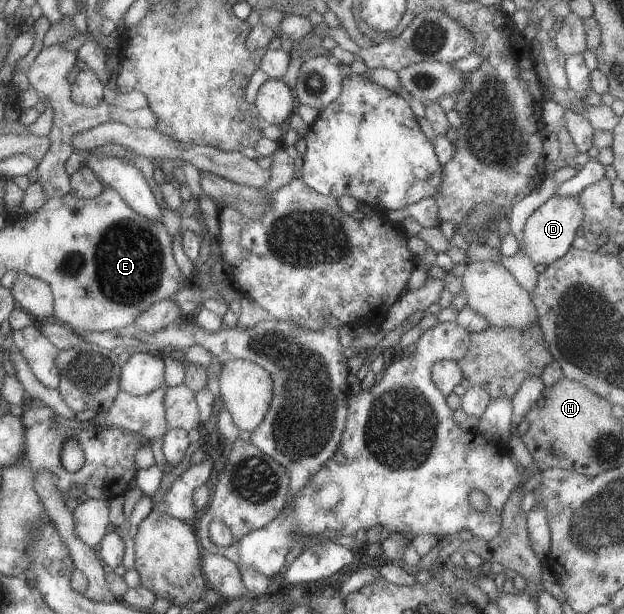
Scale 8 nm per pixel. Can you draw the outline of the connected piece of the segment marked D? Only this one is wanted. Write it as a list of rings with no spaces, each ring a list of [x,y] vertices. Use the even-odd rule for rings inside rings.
[[[553,196],[528,215],[524,227],[522,227],[520,253],[524,253],[524,257],[528,257],[528,260],[536,267],[543,268],[551,265],[571,247],[572,241],[576,237],[576,229],[581,226],[582,217],[582,209],[576,201],[576,196]]]

